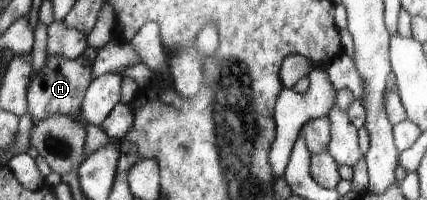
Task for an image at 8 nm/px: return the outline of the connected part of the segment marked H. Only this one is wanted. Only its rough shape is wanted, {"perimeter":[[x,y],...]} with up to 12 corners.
{"perimeter":[[47,54],[31,76],[34,125],[82,115],[94,60]]}

